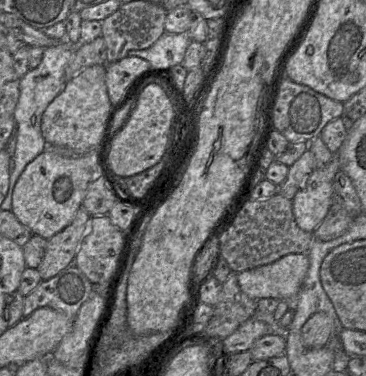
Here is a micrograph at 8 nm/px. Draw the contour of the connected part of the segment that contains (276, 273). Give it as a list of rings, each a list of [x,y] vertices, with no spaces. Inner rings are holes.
[[[306,253],[287,254],[278,260],[237,273],[240,289],[254,300],[275,298],[281,301],[294,301],[302,286],[309,267]]]

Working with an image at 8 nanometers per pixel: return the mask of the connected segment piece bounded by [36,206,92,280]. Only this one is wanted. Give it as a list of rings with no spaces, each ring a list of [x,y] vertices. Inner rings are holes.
[[[80,206],[71,223],[47,240],[43,259],[36,268],[42,280],[52,278],[73,264],[91,218],[92,216]]]

